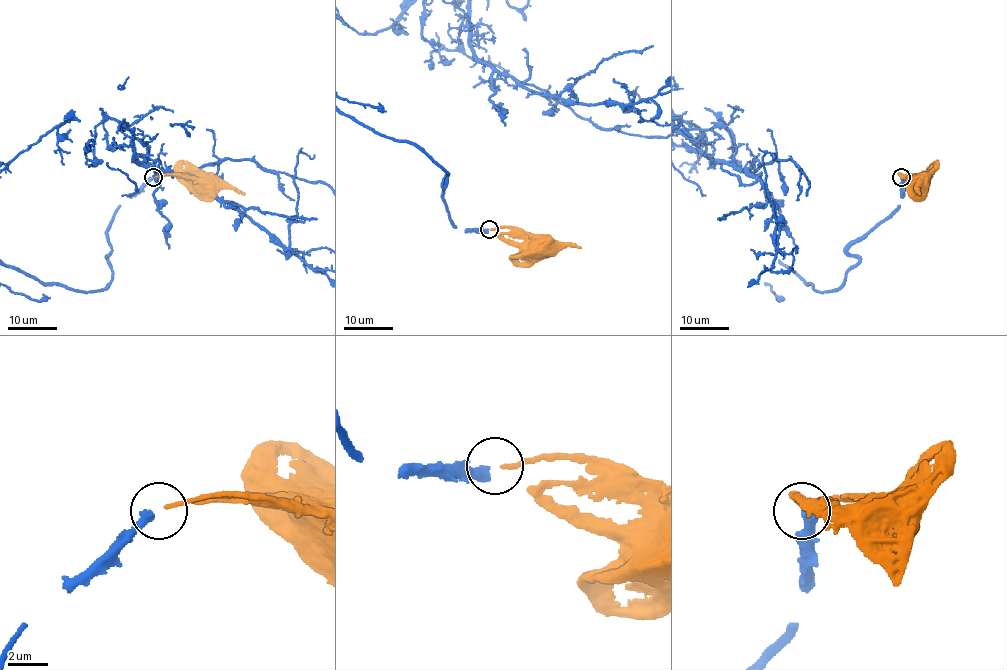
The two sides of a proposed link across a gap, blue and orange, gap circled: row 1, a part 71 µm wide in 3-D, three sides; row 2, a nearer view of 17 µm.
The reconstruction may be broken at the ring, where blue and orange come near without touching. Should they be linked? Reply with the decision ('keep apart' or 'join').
join

